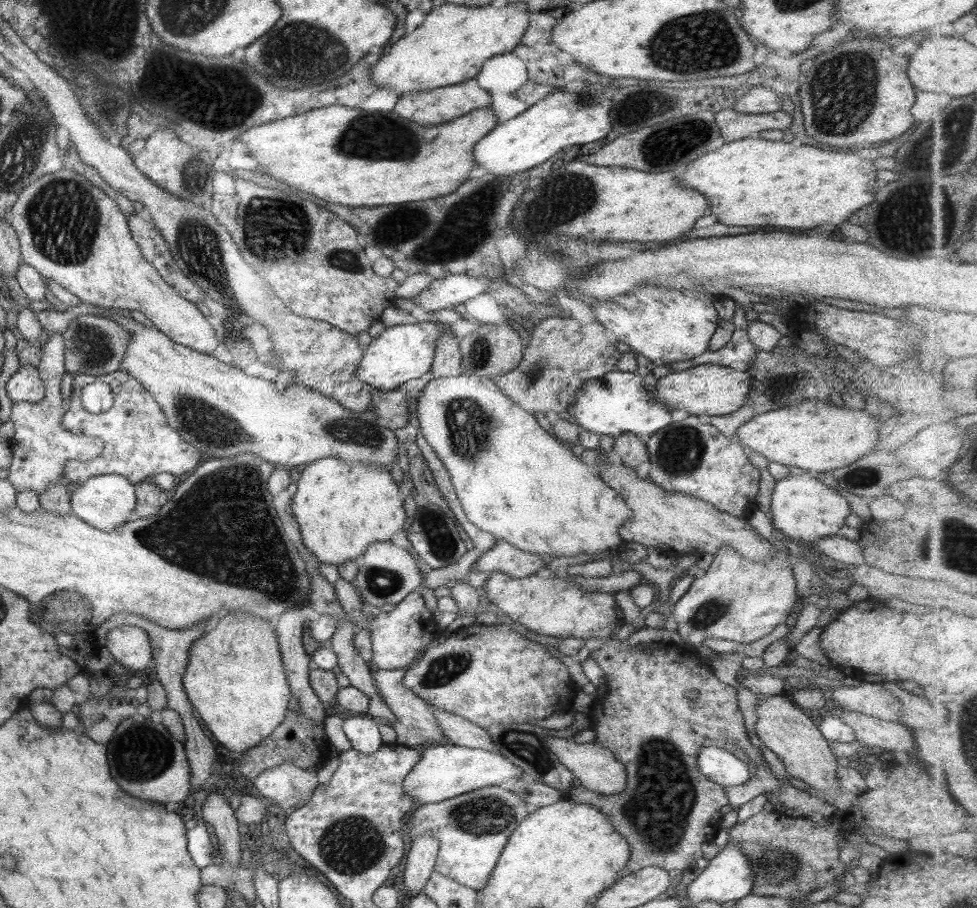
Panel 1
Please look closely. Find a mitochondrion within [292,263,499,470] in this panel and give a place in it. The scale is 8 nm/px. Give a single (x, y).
(468, 423)

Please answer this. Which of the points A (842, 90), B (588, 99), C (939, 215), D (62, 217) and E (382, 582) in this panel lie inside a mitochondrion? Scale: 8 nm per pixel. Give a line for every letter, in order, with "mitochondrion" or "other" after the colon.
A: mitochondrion
B: mitochondrion
C: mitochondrion
D: mitochondrion
E: mitochondrion

